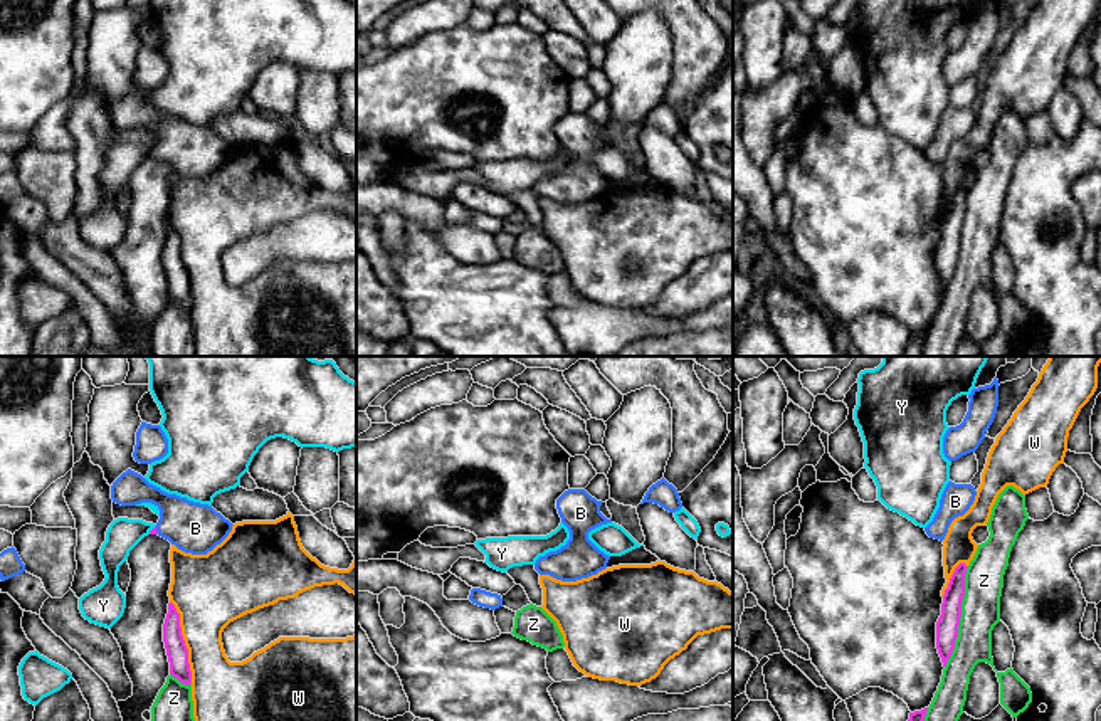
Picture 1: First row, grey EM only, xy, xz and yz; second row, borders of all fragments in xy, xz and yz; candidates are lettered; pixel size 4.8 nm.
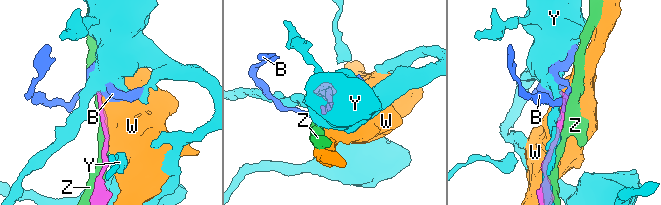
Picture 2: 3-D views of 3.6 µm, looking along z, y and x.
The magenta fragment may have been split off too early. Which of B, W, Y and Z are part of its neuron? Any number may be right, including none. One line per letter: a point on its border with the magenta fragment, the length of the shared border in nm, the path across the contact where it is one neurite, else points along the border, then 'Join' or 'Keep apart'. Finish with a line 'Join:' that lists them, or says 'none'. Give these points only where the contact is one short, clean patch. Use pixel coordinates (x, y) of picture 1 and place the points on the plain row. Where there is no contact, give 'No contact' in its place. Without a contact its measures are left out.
B: Touches magenta at xy (155, 153). Shared border 40 nm. Path across: xy (153, 155), (155, 153), (195, 152). Join
W: Touches magenta at xy (184, 264). Shared border 400 nm. Keep apart
Y: Touches magenta at xy (152, 153). Shared border 60 nm. Keep apart
Z: Touches magenta at yz (960, 239). Shared border 500 nm. Keep apart
Join: B

